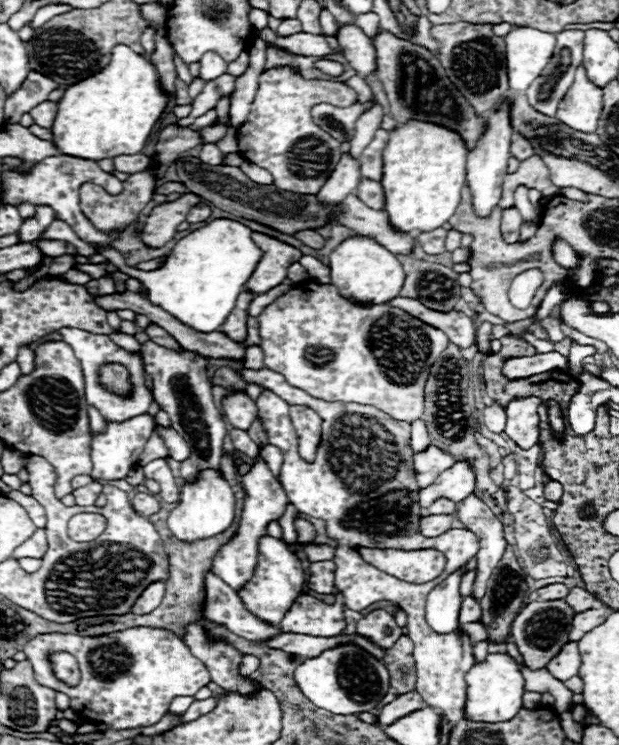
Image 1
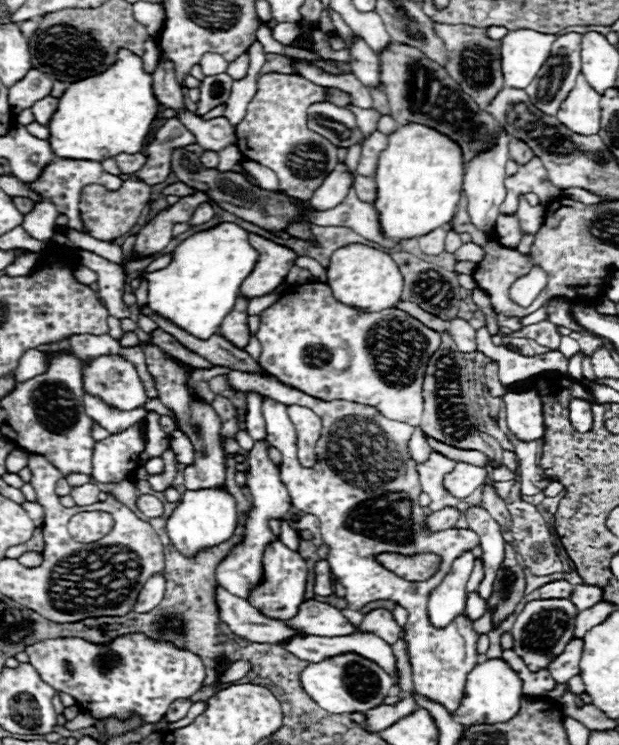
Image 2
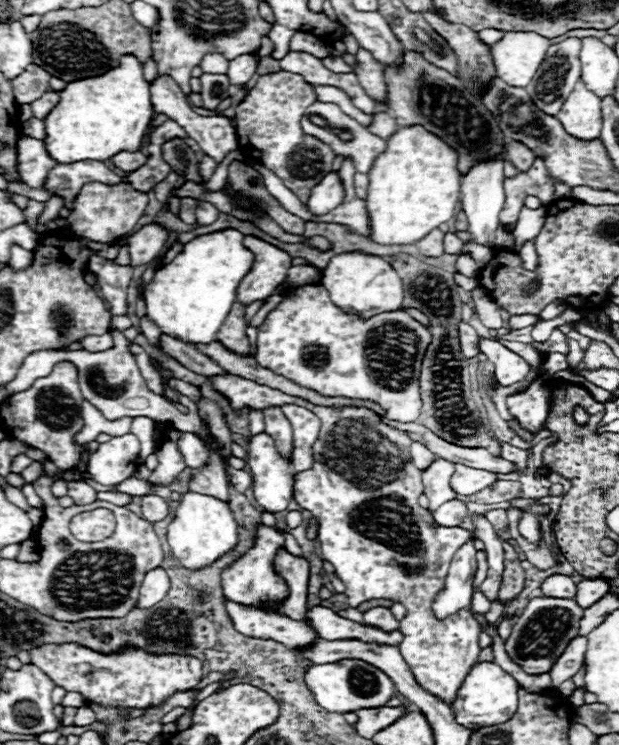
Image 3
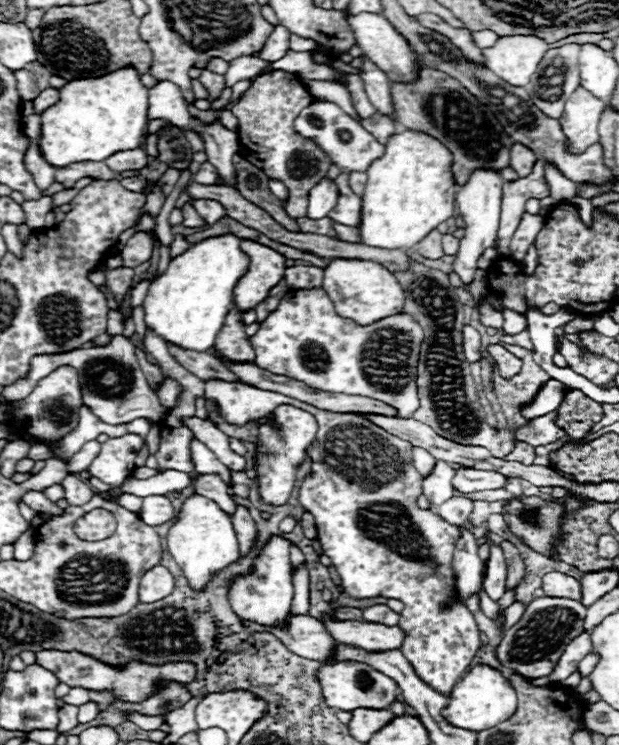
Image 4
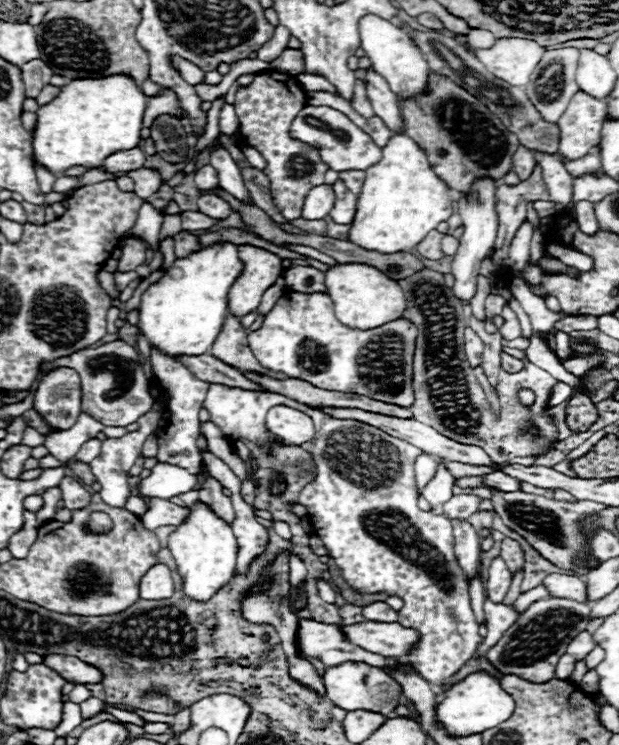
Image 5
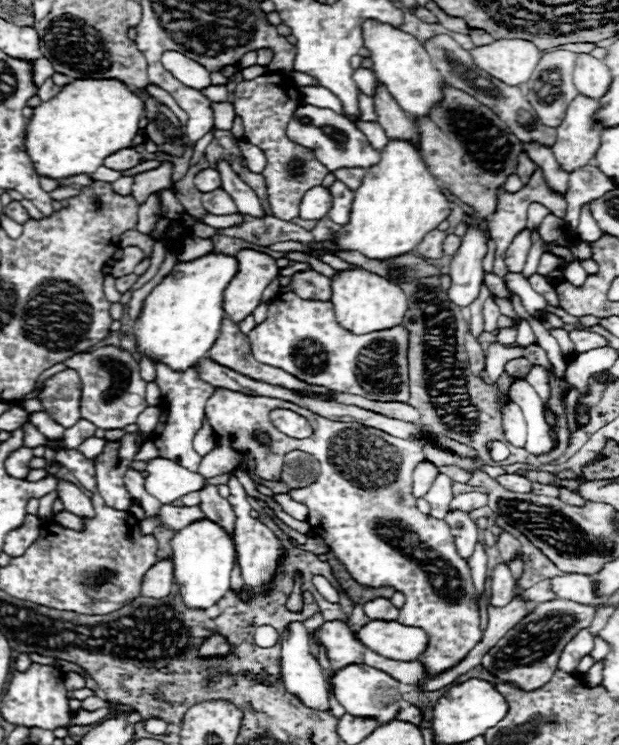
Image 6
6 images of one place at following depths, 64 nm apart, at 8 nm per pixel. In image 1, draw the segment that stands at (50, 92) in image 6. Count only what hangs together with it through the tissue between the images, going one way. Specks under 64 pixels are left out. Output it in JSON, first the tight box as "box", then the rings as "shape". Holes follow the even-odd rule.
{"box":[30,100,58,128],"shape":[[[46,100],[46,102],[38,104],[38,106],[34,106],[30,110],[30,116],[34,118],[34,124],[38,124],[42,128],[52,128],[54,118],[56,118],[56,108],[58,108],[56,102],[48,102]]]}

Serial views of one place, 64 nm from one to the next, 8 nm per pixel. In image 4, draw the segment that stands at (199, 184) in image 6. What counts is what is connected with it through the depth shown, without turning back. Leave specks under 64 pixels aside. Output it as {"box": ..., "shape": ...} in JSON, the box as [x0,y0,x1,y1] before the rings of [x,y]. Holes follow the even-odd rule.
{"box":[194,162,216,184],"shape":[[[204,162],[202,166],[200,166],[200,170],[194,174],[194,182],[198,182],[198,184],[214,184],[214,180],[216,180],[216,168],[210,164],[210,162]]]}

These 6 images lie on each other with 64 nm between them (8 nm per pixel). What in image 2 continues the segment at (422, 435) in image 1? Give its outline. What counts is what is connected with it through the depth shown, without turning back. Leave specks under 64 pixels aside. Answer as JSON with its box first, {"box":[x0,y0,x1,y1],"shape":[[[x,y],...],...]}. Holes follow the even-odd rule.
{"box":[408,426,432,462],"shape":[[[420,426],[414,428],[414,434],[412,434],[412,438],[410,438],[408,448],[410,448],[410,456],[412,456],[416,462],[426,460],[426,458],[428,458],[428,452],[432,452],[432,448],[430,448],[430,444],[428,444],[428,440],[426,440],[426,436],[424,436],[424,432],[422,432]]]}

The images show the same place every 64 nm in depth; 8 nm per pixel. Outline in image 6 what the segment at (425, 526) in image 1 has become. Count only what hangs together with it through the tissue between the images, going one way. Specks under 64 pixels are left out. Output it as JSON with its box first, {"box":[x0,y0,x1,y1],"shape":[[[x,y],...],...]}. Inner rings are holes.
{"box":[448,492,488,512],"shape":[[[466,492],[460,496],[454,496],[448,510],[462,510],[462,512],[472,512],[476,508],[482,508],[488,504],[488,496],[482,492]]]}

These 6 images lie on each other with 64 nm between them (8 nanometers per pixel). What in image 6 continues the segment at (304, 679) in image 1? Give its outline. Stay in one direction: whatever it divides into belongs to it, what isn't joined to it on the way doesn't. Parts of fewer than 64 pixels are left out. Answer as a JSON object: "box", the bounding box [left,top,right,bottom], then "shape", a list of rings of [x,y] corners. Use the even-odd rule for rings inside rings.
{"box":[332,664,402,724],"shape":[[[348,664],[348,666],[340,668],[332,676],[332,694],[346,708],[348,714],[372,716],[372,718],[380,720],[380,724],[394,720],[402,706],[398,682],[392,676],[388,676],[386,672],[380,672],[380,670],[376,670],[372,666],[364,666],[364,664]]]}

